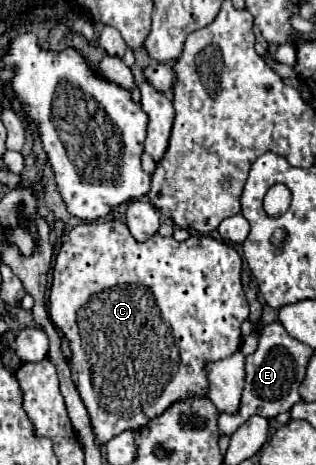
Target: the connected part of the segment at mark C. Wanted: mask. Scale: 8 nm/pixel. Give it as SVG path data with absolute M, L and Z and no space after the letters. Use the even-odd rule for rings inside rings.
M88 221L88 223L76 225L64 237L52 271L54 271L54 281L52 281L52 289L50 289L48 313L50 313L50 319L54 321L54 325L60 327L60 331L70 341L72 377L74 377L76 389L78 389L78 393L80 393L80 397L82 397L82 401L84 401L84 405L86 405L86 409L90 413L92 429L94 429L96 441L100 445L104 445L106 441L110 441L114 435L118 435L122 431L140 429L150 419L158 417L164 409L168 409L172 403L176 403L176 401L180 401L184 397L206 395L208 383L206 383L206 375L204 375L204 365L208 361L224 359L224 357L232 355L240 347L240 341L242 341L240 325L248 319L248 301L244 297L242 283L240 283L242 259L236 253L236 249L232 249L230 245L226 245L222 241L216 241L212 237L192 235L184 243L178 243L174 237L162 237L162 235L156 233L148 241L138 243L130 235L126 223L122 223L122 221Z

